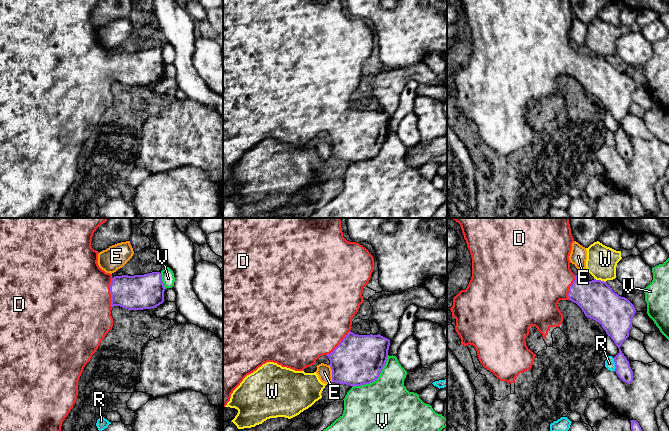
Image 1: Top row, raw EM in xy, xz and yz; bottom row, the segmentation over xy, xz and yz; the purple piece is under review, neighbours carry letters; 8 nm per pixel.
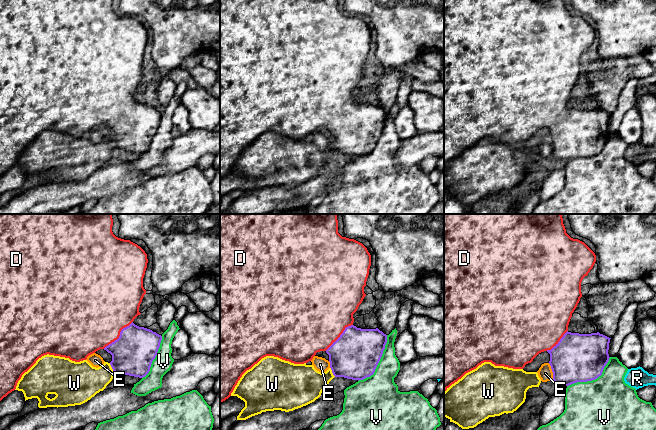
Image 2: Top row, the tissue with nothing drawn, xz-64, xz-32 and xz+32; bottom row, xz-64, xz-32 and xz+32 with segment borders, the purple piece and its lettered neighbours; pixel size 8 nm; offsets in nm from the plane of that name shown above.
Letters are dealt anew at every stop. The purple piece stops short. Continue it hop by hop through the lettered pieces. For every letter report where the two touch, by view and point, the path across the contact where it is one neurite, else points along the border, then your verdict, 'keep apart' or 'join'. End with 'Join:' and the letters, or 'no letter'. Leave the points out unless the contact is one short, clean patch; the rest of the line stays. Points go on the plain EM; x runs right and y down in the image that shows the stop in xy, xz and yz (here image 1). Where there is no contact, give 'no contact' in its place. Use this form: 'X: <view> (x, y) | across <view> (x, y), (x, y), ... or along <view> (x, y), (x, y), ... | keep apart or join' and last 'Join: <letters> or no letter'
D: xy (110, 68) | across xy (138, 68), (110, 68), (79, 71) | join
E: xz (332, 149) | along xz (329, 140), (332, 157) | keep apart
R: yz (615, 140) | keep apart
V: xz (376, 155) | keep apart
W: yz (600, 56) | along yz (594, 54), (605, 58) | keep apart
Join: D

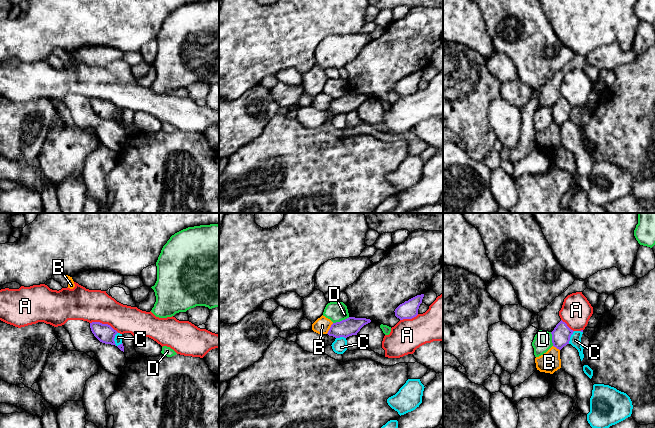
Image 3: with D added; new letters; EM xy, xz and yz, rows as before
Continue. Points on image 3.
A: xy (104, 100) | keep apart
B: xz (330, 104) | keep apart
C: xy (113, 115) | along xy (117, 108), (114, 114), (114, 119), (117, 122) | keep apart
D: xz (342, 96) | keep apart
Join: no letter

